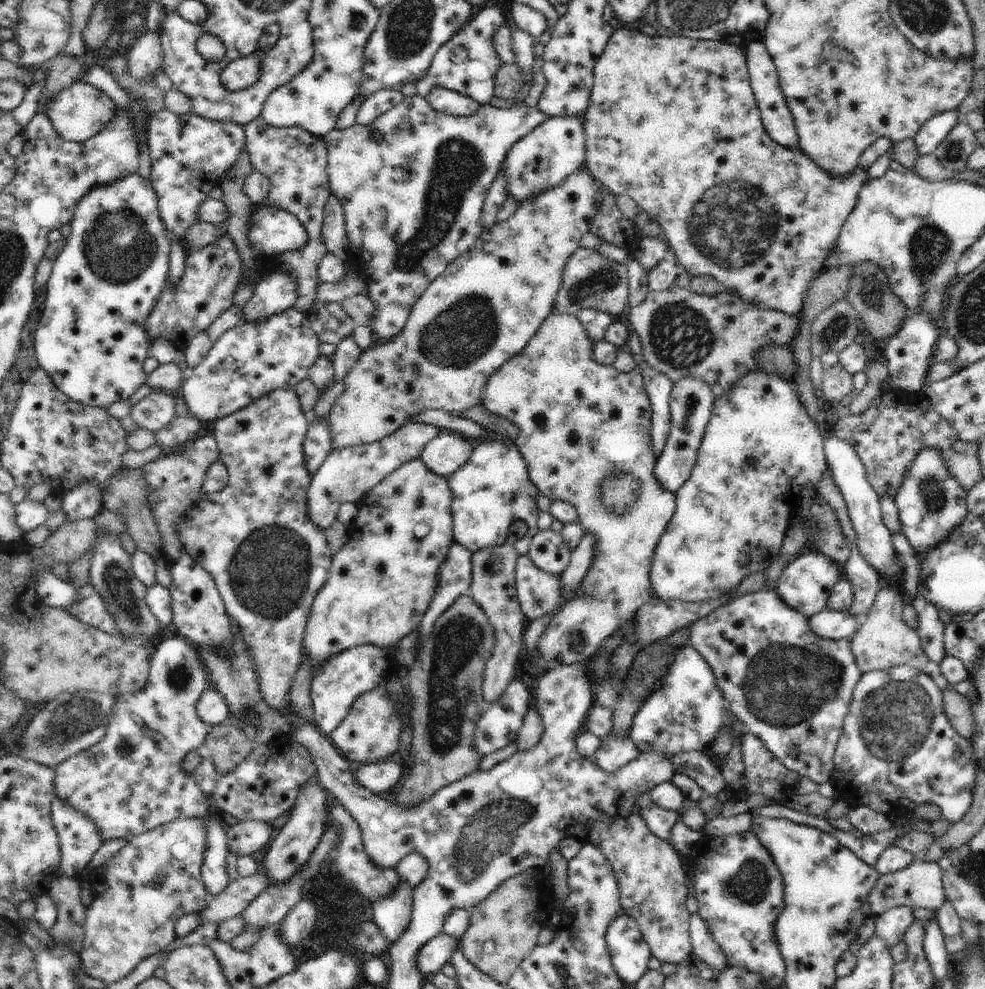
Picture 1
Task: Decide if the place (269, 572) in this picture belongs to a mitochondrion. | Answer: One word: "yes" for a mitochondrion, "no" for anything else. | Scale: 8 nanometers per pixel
yes

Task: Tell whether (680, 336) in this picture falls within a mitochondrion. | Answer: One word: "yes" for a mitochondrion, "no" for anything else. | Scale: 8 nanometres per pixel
yes

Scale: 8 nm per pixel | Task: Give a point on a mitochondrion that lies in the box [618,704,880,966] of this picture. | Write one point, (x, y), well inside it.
(749, 885)

